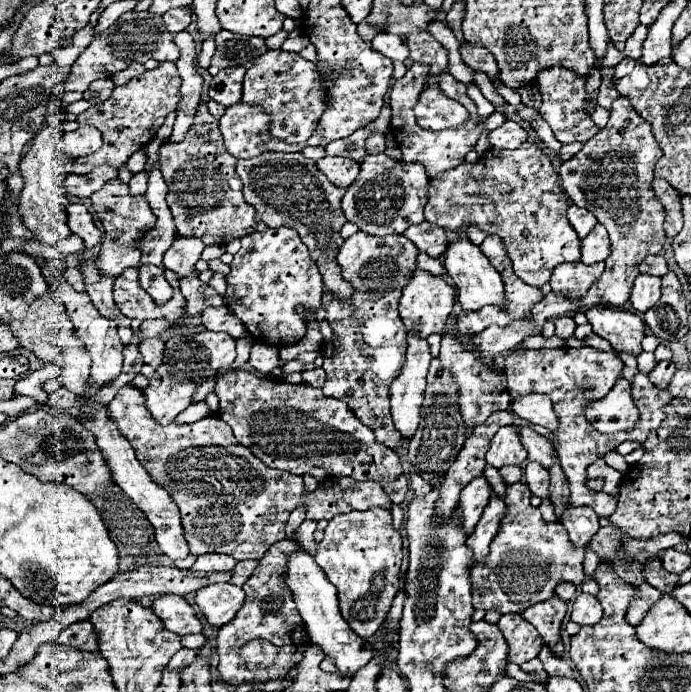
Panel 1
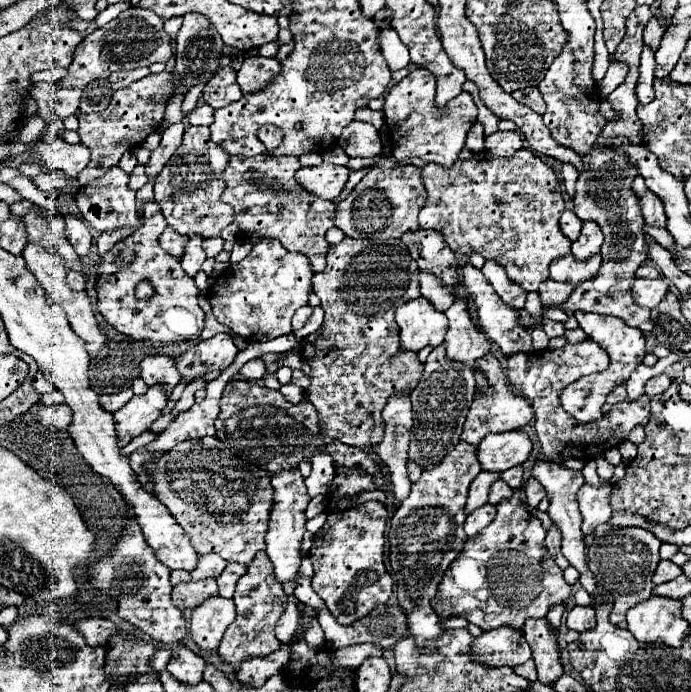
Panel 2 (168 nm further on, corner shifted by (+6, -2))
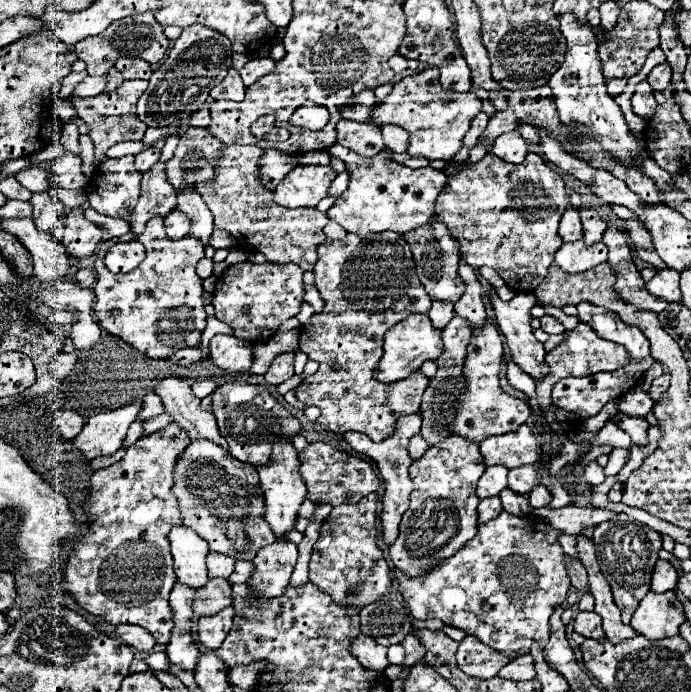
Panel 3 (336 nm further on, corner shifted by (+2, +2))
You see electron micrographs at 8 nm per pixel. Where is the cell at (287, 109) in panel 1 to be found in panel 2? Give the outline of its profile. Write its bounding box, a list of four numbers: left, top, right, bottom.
[238,57,282,95]

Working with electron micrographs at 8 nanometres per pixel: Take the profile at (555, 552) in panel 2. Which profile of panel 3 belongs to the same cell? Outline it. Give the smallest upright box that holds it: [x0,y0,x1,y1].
[568,559,590,593]

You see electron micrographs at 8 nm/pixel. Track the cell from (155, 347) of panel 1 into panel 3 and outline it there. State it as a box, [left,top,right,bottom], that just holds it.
[156,377,228,451]

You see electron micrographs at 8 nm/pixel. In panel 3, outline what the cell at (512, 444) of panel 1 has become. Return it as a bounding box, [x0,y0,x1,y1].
[480,425,540,469]

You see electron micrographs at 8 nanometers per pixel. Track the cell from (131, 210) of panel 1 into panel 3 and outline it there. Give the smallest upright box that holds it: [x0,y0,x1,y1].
[86,155,140,219]

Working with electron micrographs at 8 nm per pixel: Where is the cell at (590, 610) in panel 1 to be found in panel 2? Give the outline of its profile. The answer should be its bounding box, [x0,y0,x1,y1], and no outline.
[566,607,596,633]

